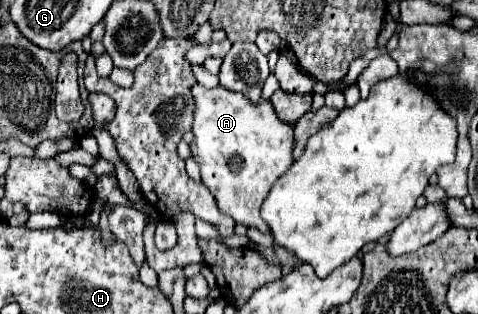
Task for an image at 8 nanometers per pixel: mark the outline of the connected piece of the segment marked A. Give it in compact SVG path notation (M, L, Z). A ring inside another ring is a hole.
M196 83L190 91L196 105L192 123L194 141L190 143L190 151L200 165L202 183L210 189L224 215L230 215L236 223L246 227L270 233L268 225L260 217L260 205L274 181L294 163L292 125L282 123L276 117L270 101L260 99L258 103L250 103L246 95L226 91L220 85L206 89Z

